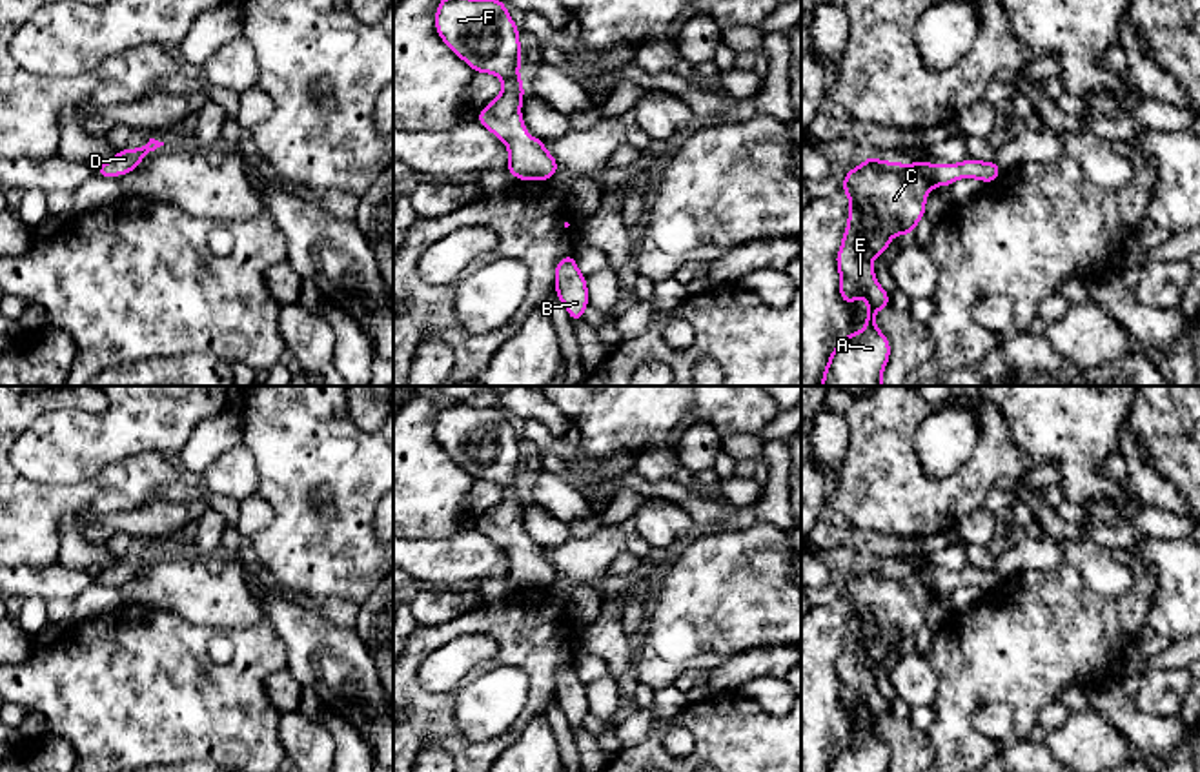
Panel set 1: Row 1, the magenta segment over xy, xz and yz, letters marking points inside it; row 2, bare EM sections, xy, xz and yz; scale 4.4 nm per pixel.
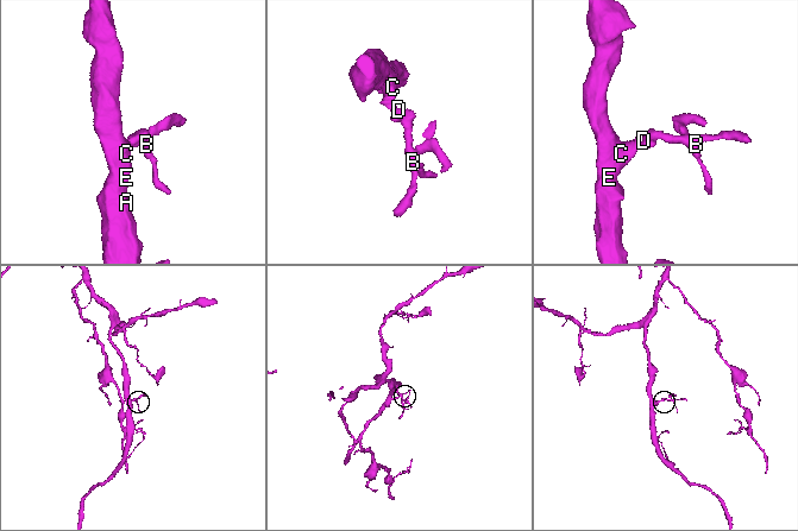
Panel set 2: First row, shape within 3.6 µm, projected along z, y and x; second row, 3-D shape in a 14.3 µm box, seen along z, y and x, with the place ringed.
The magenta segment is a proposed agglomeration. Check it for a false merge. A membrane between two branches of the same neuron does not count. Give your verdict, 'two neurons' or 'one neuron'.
one neuron

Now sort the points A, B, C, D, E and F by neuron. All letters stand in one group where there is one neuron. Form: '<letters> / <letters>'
A B C D E F

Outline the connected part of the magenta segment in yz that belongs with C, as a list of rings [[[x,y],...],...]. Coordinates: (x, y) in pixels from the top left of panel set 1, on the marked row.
[[[867,157],[858,168],[850,168],[841,189],[850,200],[850,211],[847,229],[841,239],[841,248],[836,253],[836,264],[839,269],[839,295],[847,308],[858,299],[865,297],[869,306],[865,310],[865,328],[861,333],[850,330],[850,333],[832,350],[827,368],[821,377],[821,386],[883,386],[881,373],[887,368],[890,357],[889,339],[874,324],[874,315],[881,308],[889,308],[889,291],[885,291],[872,268],[872,259],[887,253],[889,244],[896,233],[909,237],[916,224],[925,217],[925,200],[932,188],[951,186],[958,178],[978,178],[985,184],[1000,178],[1000,166],[991,162],[980,162],[965,158],[961,164],[940,164],[932,166],[929,160],[914,164],[898,164],[896,160],[883,162],[874,157]]]

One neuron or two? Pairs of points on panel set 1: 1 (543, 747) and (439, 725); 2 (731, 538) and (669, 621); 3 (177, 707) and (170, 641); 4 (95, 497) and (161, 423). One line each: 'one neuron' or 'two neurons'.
1: two neurons
2: one neuron
3: one neuron
4: two neurons

